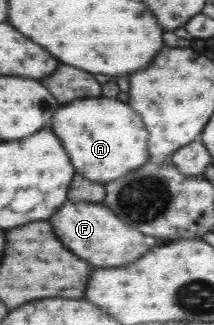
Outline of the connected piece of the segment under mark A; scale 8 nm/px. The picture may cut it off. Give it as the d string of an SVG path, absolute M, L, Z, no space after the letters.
M80 99L60 107L52 117L52 129L62 139L74 169L98 183L108 184L122 175L149 163L148 131L142 119L128 107L127 103L116 99Z

